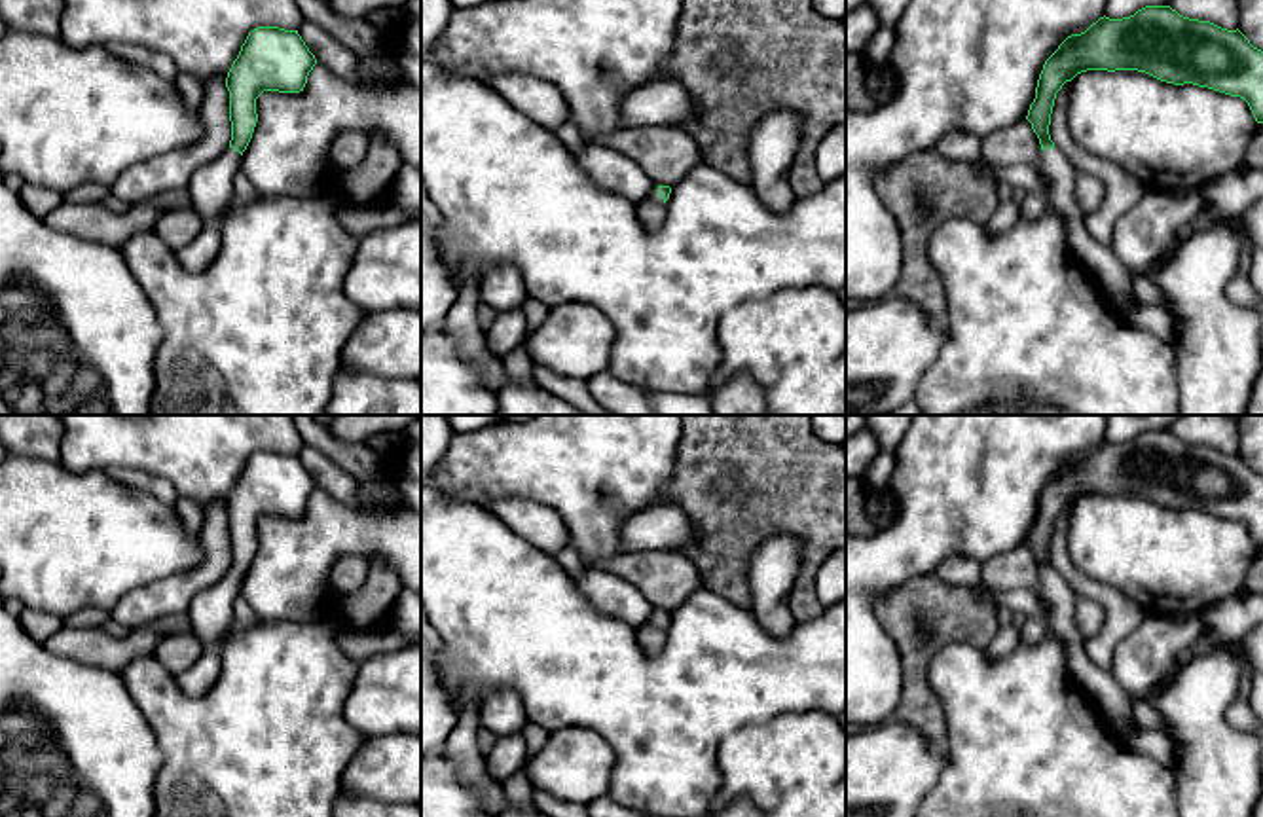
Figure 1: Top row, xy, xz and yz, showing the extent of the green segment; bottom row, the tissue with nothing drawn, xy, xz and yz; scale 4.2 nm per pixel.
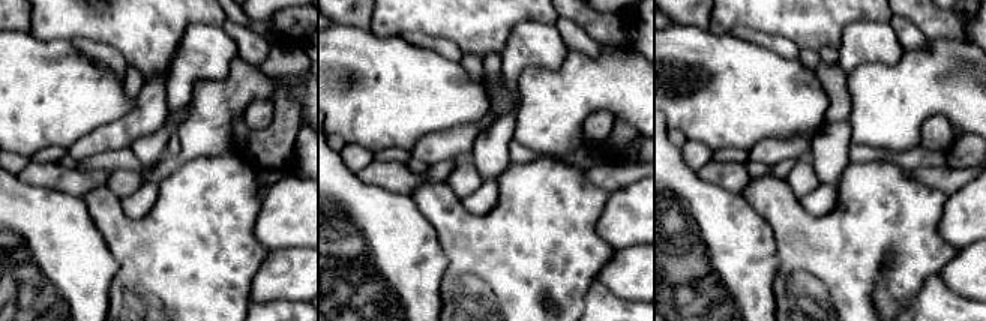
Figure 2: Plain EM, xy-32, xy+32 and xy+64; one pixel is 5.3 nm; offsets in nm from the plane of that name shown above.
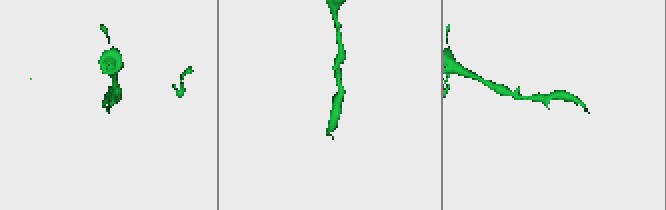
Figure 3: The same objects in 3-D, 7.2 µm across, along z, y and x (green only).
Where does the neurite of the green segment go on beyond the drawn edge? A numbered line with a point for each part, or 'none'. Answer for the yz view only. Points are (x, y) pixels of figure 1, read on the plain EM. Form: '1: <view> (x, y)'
1: yz (1100, 685)

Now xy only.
1: xy (211, 613)

